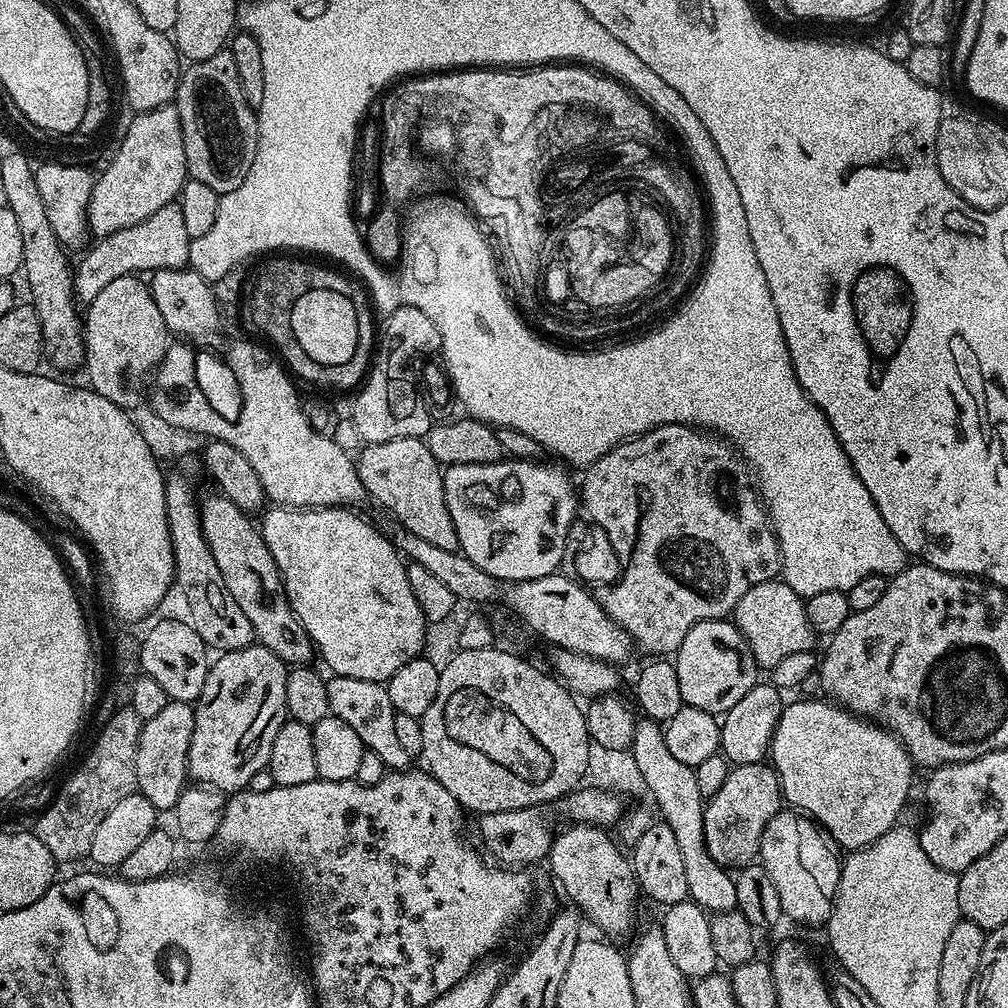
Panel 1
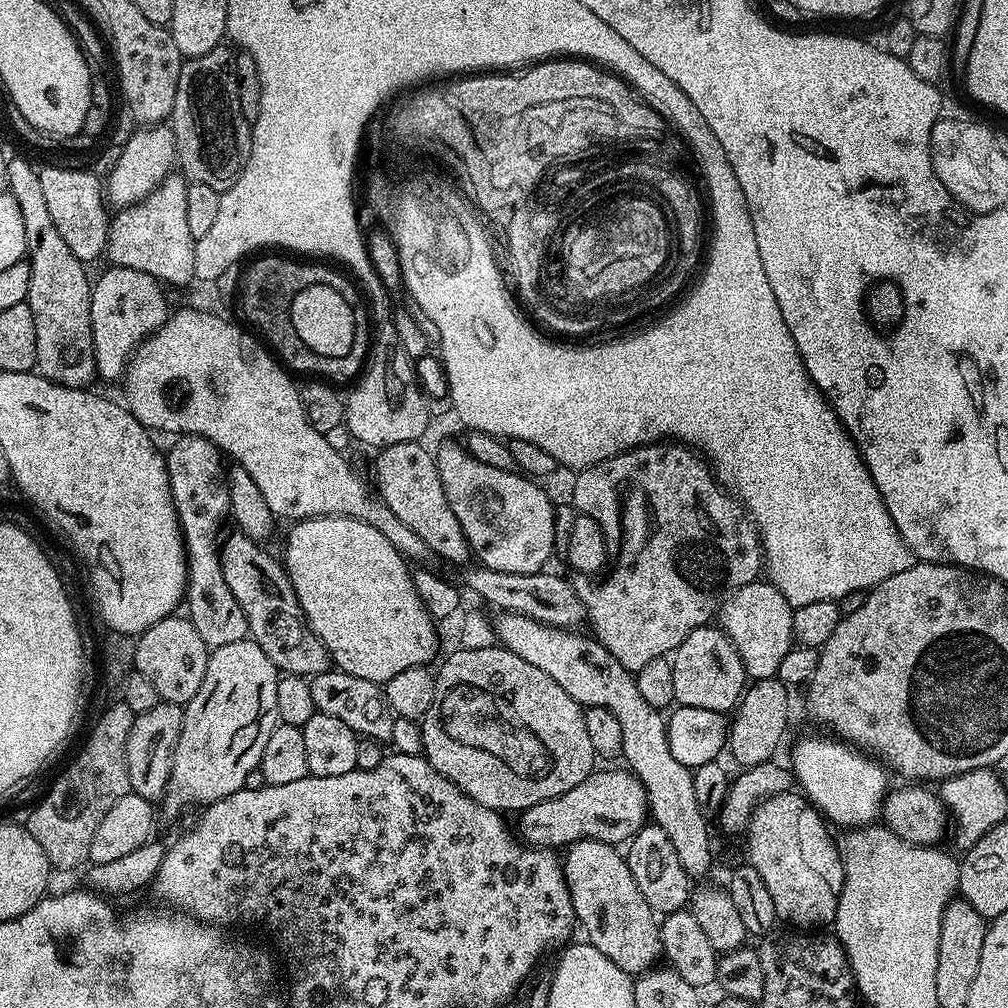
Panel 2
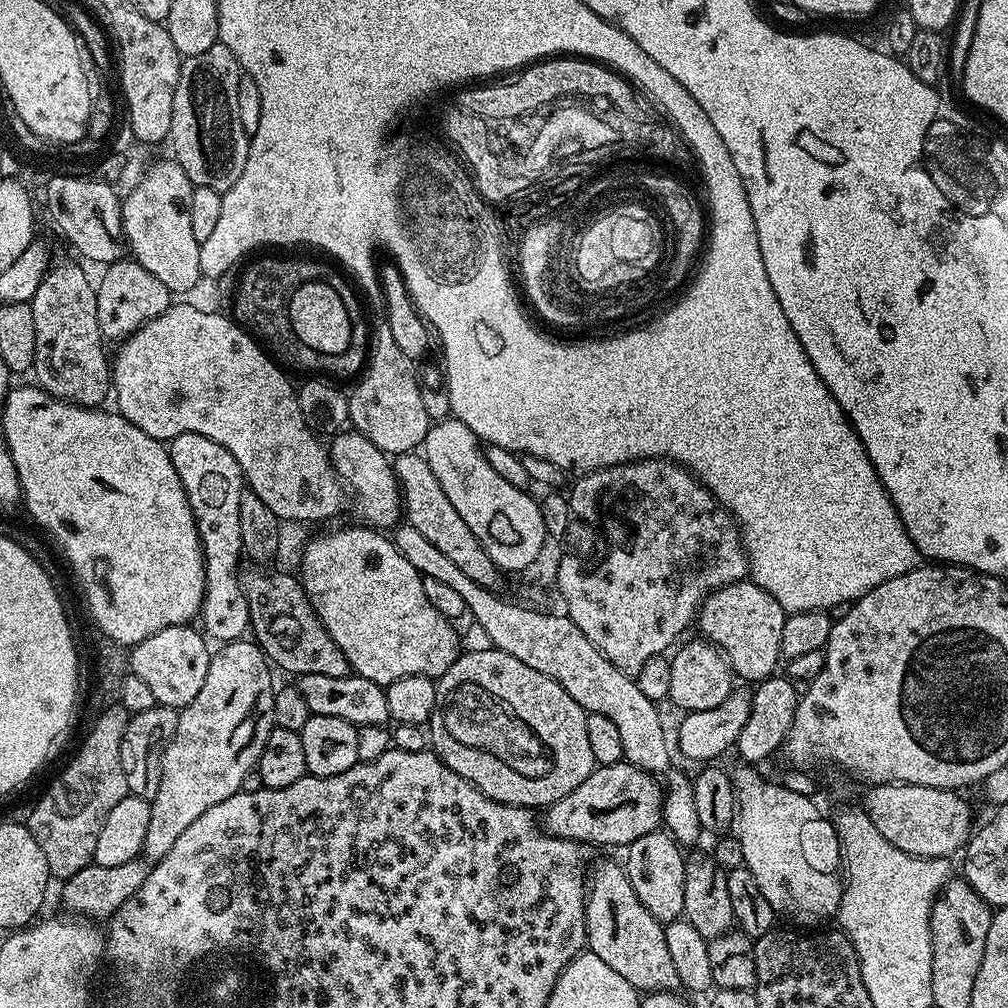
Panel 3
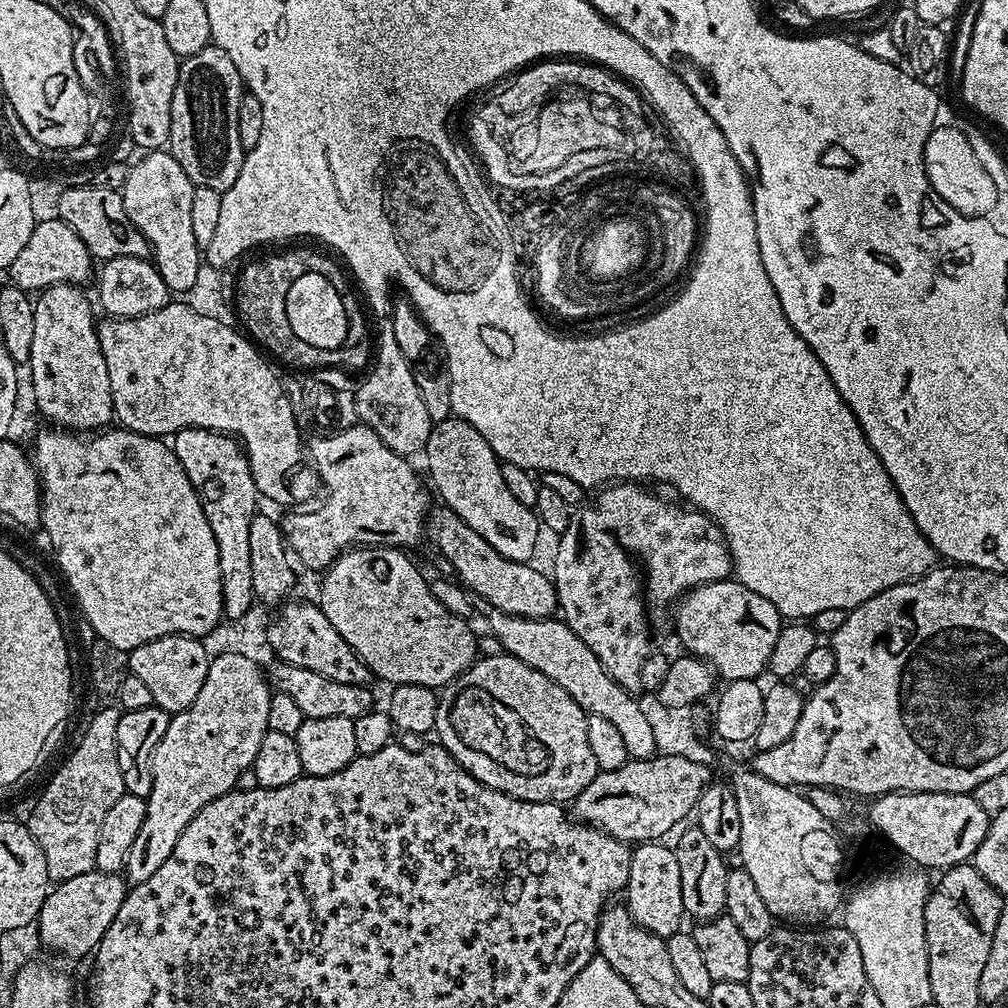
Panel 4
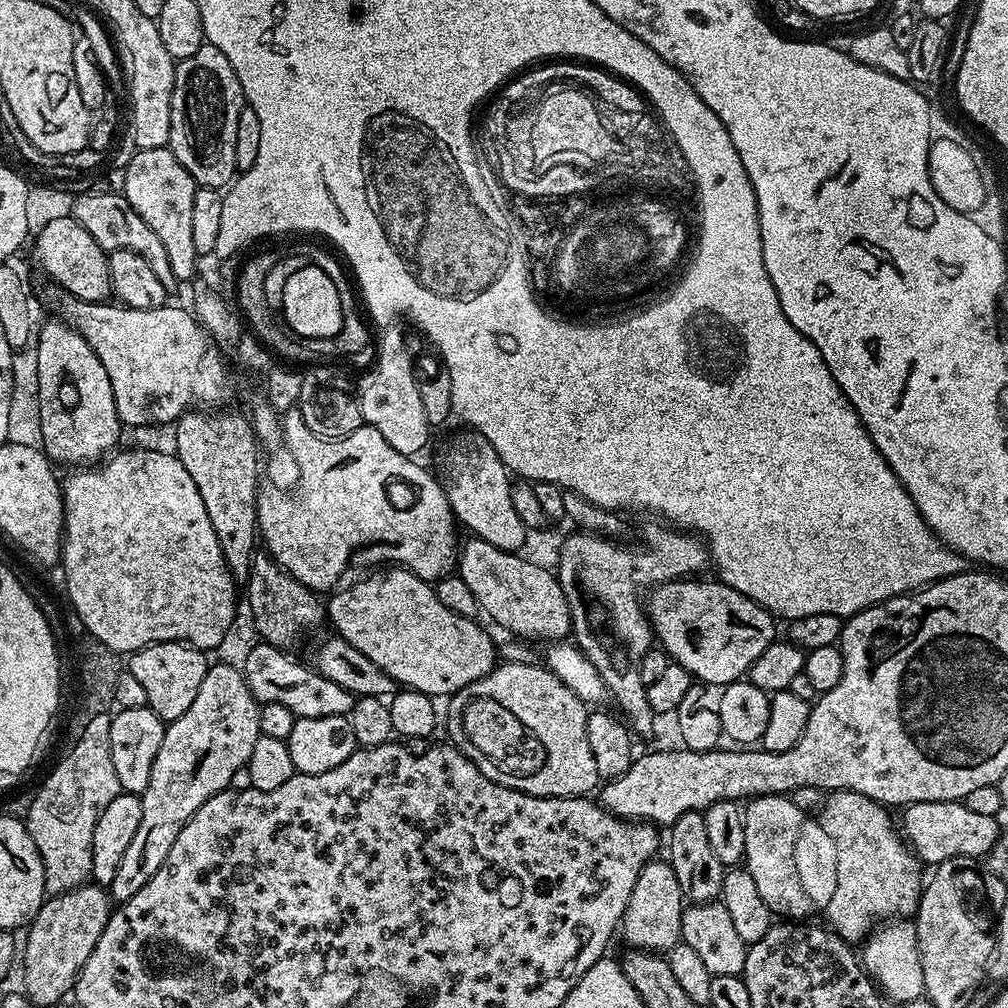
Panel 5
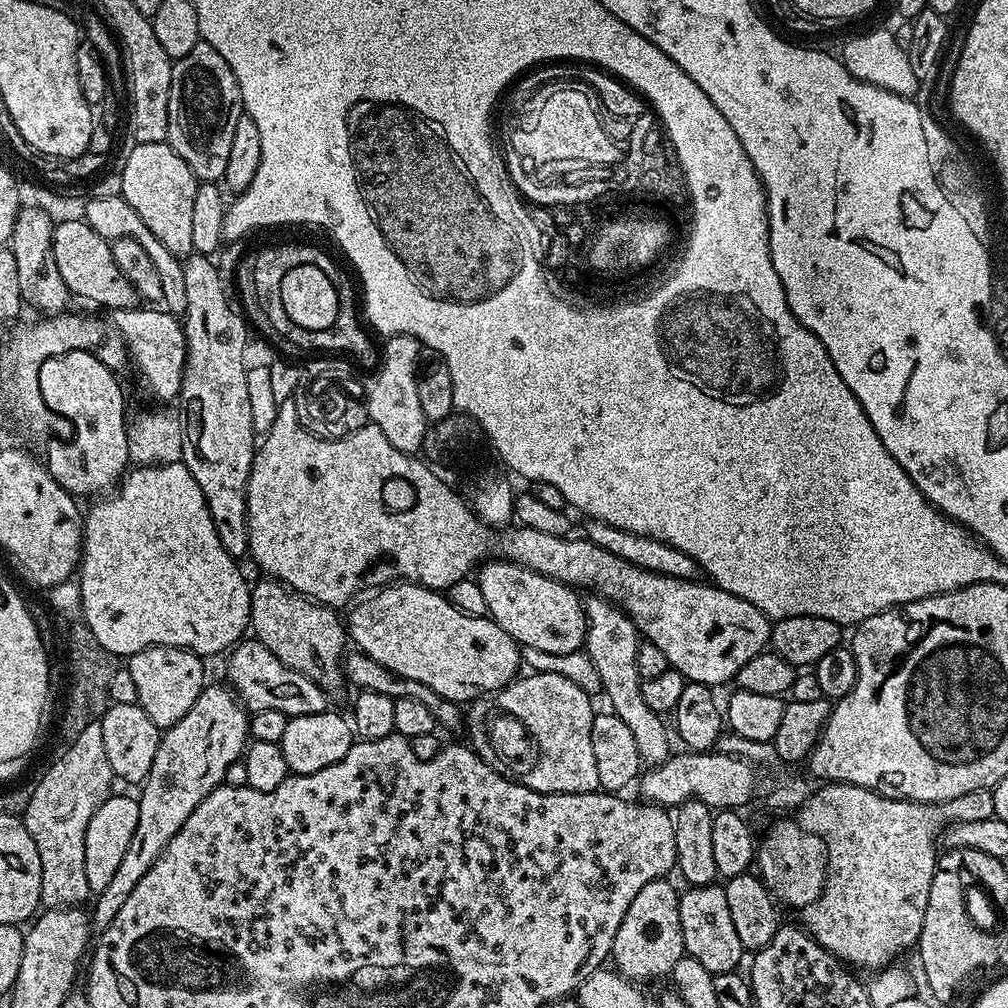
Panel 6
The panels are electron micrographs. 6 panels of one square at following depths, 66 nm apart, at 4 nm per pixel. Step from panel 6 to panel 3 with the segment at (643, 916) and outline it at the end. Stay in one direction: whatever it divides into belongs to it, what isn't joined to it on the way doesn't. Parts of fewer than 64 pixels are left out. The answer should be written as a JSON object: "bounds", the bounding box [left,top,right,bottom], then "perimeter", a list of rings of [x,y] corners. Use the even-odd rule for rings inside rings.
{"bounds":[626,830,686,925],"perimeter":[[[657,830],[638,838],[627,845],[628,864],[626,871],[628,881],[634,886],[634,894],[638,894],[638,902],[654,914],[654,918],[666,925],[681,919],[684,914],[682,906],[682,890],[684,889],[684,861],[686,859],[676,837],[664,830]]]}

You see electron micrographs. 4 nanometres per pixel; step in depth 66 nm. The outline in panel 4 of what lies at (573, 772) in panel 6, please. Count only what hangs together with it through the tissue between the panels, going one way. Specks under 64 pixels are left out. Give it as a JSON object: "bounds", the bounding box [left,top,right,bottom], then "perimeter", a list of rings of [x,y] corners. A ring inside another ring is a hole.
{"bounds":[448,654,600,802],"perimeter":[[[507,654],[499,655],[488,656],[485,660],[484,657],[477,659],[476,663],[471,664],[457,678],[456,686],[464,686],[464,690],[452,690],[454,698],[450,702],[448,714],[452,714],[458,696],[462,692],[468,692],[470,688],[484,692],[500,706],[502,706],[502,702],[506,702],[508,706],[518,708],[520,714],[528,720],[528,724],[534,728],[534,732],[542,734],[542,738],[552,748],[552,752],[546,752],[544,768],[548,768],[548,770],[540,770],[540,772],[526,774],[526,776],[530,776],[530,778],[534,776],[534,778],[548,782],[550,792],[552,792],[552,780],[556,780],[560,786],[560,790],[556,792],[556,802],[562,802],[562,788],[564,788],[564,794],[575,794],[576,796],[582,794],[582,790],[586,790],[586,786],[590,786],[590,782],[594,782],[597,772],[600,771],[598,762],[594,762],[590,741],[586,738],[588,713],[580,709],[578,702],[574,702],[574,698],[570,698],[570,694],[566,694],[566,690],[562,690],[562,686],[558,686],[553,680],[546,678],[546,674],[526,666],[526,662],[522,662],[518,658]],[[562,766],[564,766],[564,778],[562,778]],[[556,770],[558,770],[558,776],[556,776]],[[552,772],[554,772],[554,778],[552,778]]]}

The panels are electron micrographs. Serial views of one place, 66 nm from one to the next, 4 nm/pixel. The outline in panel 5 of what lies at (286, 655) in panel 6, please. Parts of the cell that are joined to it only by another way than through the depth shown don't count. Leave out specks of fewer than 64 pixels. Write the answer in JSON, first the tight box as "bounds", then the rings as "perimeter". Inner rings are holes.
{"bounds":[246,550,326,650],"perimeter":[[[260,550],[252,557],[252,568],[246,581],[248,587],[248,612],[261,641],[275,648],[292,650],[303,638],[304,632],[325,623],[326,608],[321,597],[305,584],[299,584],[281,564],[276,563],[267,551]]]}

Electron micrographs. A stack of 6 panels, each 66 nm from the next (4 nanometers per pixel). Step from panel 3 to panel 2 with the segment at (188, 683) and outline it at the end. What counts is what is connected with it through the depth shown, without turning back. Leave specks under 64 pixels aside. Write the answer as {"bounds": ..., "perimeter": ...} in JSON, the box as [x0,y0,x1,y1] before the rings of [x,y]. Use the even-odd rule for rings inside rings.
{"bounds":[135,616,210,706],"perimeter":[[[167,616],[162,622],[140,633],[136,640],[135,671],[150,678],[161,701],[183,706],[190,698],[194,698],[194,694],[198,694],[198,686],[202,686],[210,649],[202,634],[198,634],[196,627],[192,625],[191,619],[181,616]]]}

